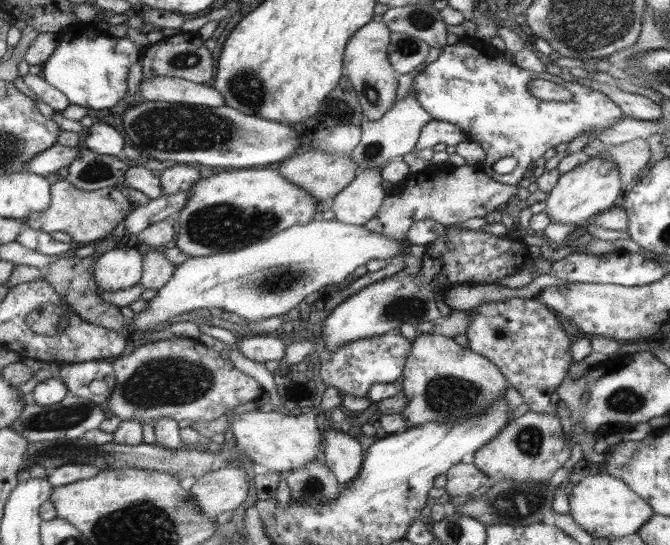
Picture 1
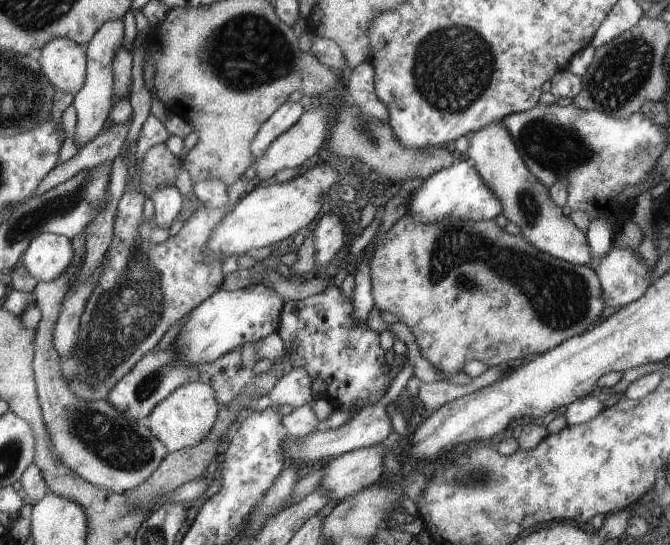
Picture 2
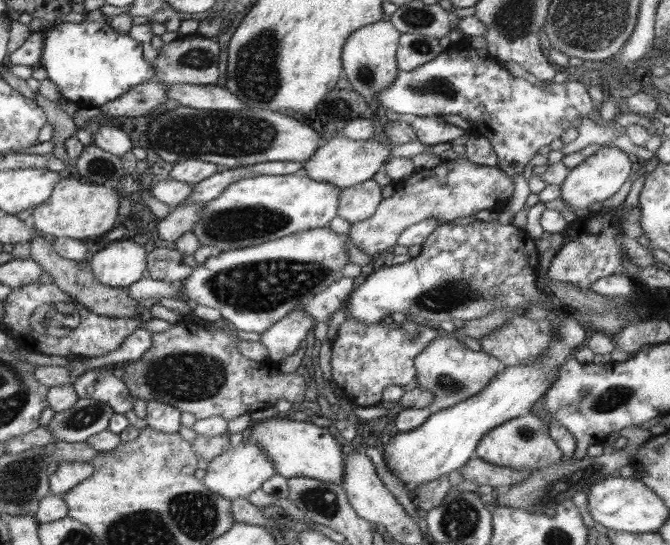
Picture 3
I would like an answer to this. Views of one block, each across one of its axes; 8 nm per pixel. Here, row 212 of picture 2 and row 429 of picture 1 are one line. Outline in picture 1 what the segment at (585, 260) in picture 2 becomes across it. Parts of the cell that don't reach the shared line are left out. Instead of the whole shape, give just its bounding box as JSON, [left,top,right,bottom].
[473,411,571,483]

